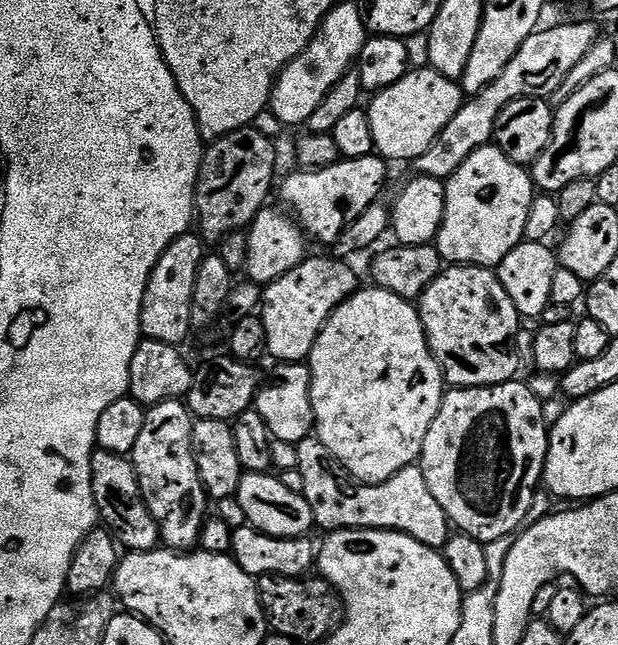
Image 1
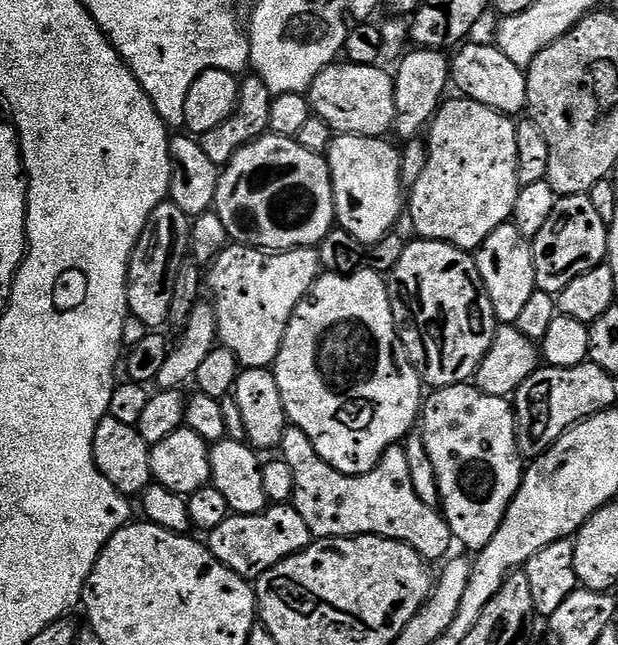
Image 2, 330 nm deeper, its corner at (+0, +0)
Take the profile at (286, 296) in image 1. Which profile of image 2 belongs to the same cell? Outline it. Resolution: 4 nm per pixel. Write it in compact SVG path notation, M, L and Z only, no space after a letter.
M237 243L225 248L223 254L207 269L206 288L207 291L208 288L212 291L210 300L216 310L216 335L219 343L236 355L241 369L271 369L275 365L290 318L321 272L320 254L316 248L269 252L263 248L250 248L246 244Z

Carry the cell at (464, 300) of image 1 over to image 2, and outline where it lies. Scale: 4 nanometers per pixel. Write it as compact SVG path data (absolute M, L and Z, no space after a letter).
M416 238L413 241L413 244L412 241L405 243L398 266L392 268L386 280L396 331L414 370L429 389L469 383L494 342L498 327L494 306L486 294L475 259L465 249L437 240Z

